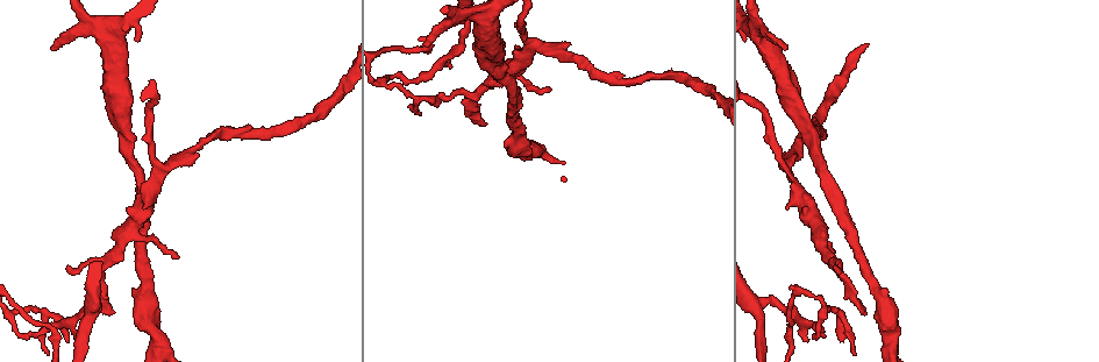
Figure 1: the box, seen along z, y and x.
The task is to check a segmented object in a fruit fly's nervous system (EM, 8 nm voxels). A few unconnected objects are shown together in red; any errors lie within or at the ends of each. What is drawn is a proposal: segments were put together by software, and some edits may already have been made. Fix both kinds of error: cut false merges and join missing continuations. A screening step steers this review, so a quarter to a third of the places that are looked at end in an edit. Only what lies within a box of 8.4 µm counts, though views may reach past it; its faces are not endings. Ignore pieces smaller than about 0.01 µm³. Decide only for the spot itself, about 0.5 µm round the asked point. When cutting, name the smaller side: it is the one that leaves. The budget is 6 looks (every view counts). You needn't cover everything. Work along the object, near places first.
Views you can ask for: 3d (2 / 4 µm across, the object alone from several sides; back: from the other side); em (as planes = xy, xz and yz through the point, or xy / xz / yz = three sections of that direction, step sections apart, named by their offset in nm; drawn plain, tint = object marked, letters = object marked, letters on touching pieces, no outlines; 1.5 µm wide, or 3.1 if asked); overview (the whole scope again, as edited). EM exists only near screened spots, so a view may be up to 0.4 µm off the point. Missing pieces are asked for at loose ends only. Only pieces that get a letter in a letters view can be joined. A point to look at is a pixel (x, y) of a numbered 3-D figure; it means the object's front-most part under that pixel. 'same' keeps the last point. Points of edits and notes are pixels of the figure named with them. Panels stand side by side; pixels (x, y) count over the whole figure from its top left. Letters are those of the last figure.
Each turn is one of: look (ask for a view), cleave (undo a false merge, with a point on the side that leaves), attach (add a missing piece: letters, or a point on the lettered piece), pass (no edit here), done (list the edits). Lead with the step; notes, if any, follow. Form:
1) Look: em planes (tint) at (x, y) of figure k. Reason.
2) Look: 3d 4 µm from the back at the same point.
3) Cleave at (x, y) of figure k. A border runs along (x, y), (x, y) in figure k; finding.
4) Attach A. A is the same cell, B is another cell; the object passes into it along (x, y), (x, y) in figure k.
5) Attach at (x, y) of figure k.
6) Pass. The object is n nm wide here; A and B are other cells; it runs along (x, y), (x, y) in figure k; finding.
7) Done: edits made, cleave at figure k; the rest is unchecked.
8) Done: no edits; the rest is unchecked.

Look: 3d 2 µm at (32, 332) of figure 1. Abrupt turn.

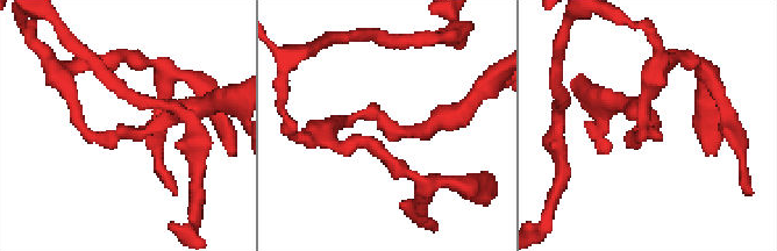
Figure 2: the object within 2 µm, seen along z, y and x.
Look: em planes (plain) at (392, 129) of figure 2. The arms are 160, 170 nm wide.

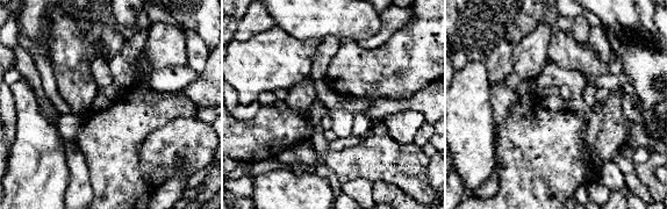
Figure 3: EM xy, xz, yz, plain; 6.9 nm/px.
Look: em planes (letters) at the same point.

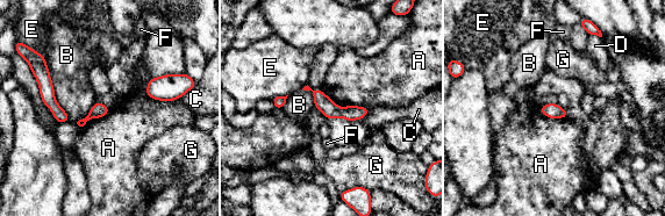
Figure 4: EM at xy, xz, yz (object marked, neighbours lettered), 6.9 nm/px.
Cleave at (81, 122) of figure 4. The longest contact is with B, 440 nm; A, B, C, D, E, F and G are other cells; a border runs along (88, 114), (92, 117) in figure 4; a second cell is stuck on.

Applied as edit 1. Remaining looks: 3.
Look: em planes (plain) at (864, 313) of figure 1. Tapers out.

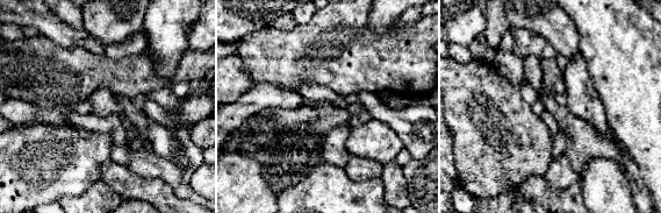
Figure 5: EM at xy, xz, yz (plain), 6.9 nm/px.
Look: em planes (letters) at the same point.

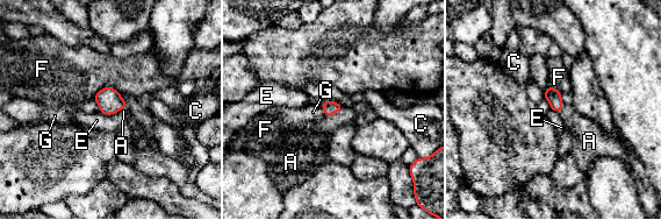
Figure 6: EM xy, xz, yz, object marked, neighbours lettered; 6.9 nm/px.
Attach A. The object is 100 nm wide here; the longest contact is with F, 200 nm; A is the same cell, C, E, F and G are other cells; it goes on there.

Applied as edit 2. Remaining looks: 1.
Done: edits made, cleave at figure 4, attach at figure 6; the rest is unchecked.

